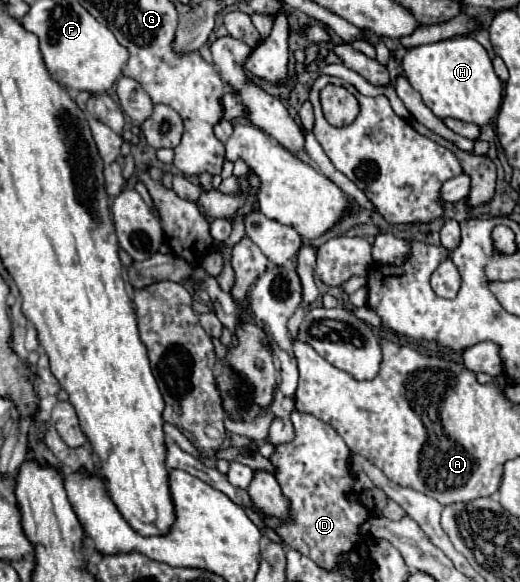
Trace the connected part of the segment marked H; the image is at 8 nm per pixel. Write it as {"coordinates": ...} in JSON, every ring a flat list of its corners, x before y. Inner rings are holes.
{"coordinates":[[454,37,412,47,402,57,402,71,422,95,422,101,440,119,452,117,484,127,500,109,504,85,492,69,488,51,474,37]]}

